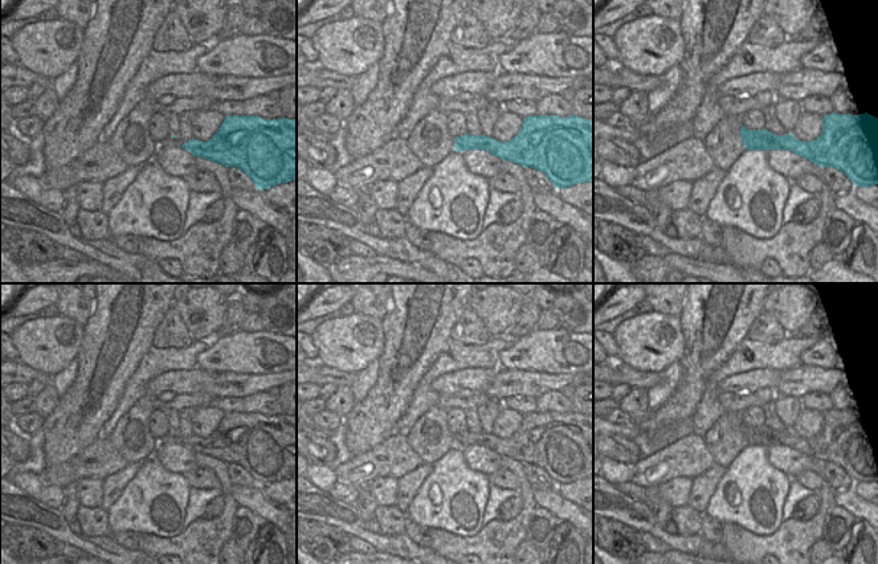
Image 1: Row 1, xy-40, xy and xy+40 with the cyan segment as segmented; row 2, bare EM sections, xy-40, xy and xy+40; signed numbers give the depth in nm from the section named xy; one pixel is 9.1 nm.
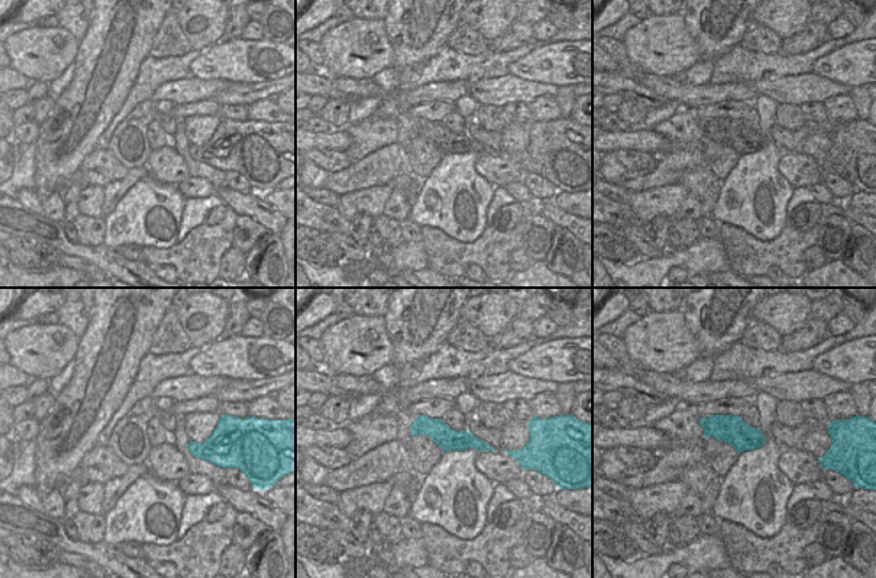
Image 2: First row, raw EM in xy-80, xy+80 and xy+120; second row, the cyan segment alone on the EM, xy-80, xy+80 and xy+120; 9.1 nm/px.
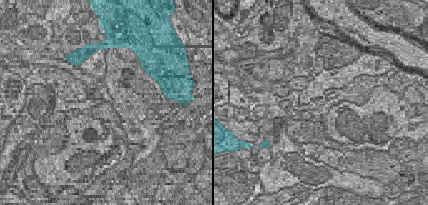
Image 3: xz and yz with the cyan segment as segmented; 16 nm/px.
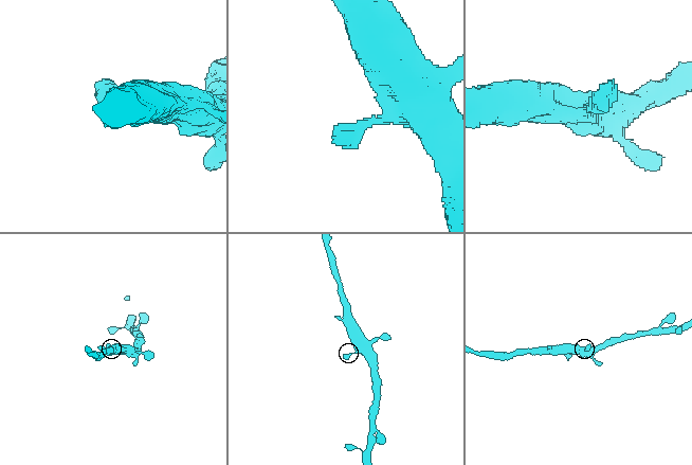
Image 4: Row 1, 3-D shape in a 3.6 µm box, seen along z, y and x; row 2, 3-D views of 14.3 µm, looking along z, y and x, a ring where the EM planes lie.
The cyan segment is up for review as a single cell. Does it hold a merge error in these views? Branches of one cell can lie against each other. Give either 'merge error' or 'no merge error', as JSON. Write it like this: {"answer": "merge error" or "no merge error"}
{"answer": "no merge error"}

